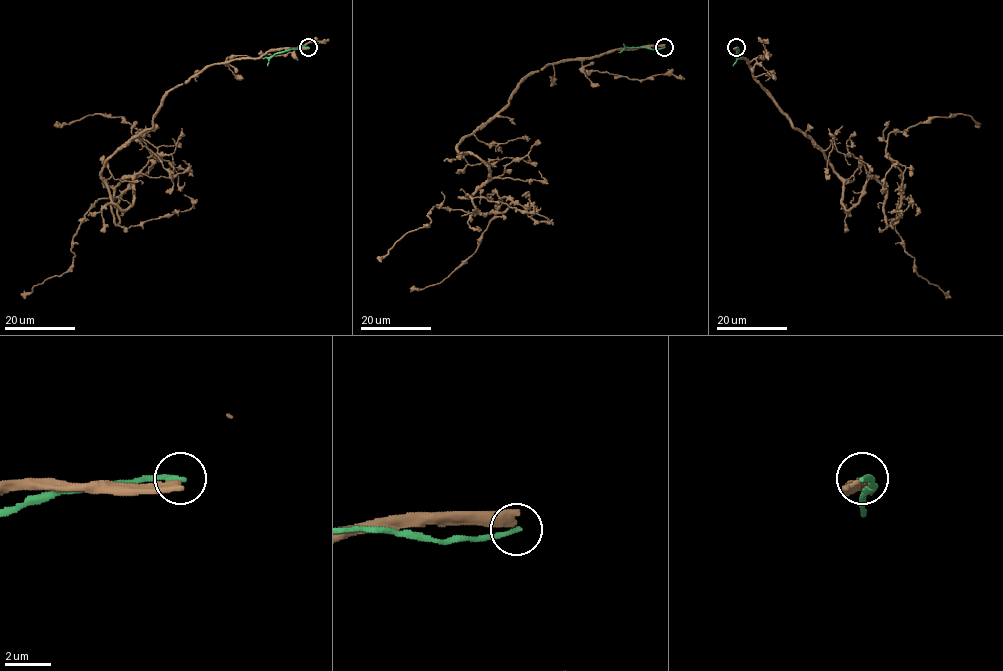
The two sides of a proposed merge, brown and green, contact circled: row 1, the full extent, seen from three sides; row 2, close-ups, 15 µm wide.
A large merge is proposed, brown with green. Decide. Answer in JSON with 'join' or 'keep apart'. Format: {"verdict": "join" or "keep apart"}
{"verdict": "keep apart"}

